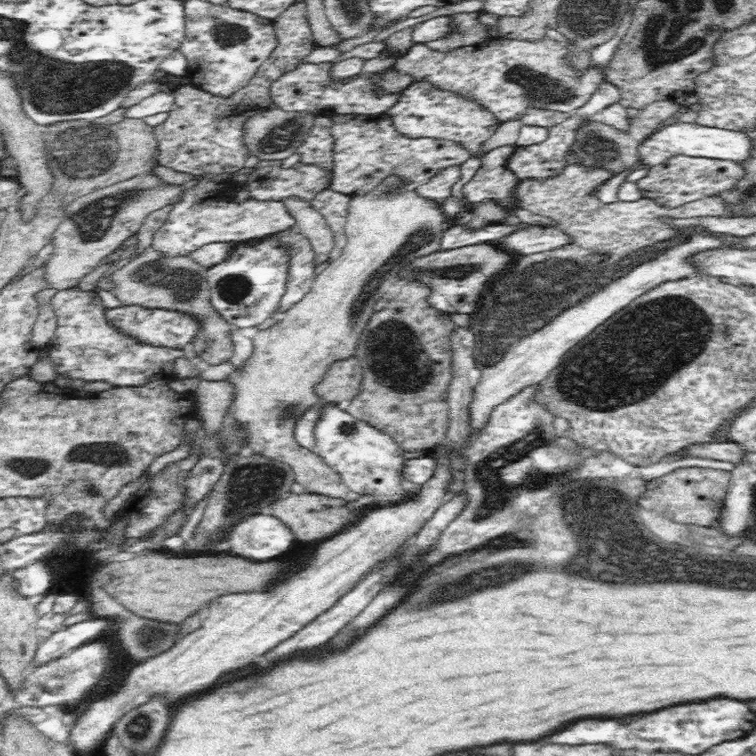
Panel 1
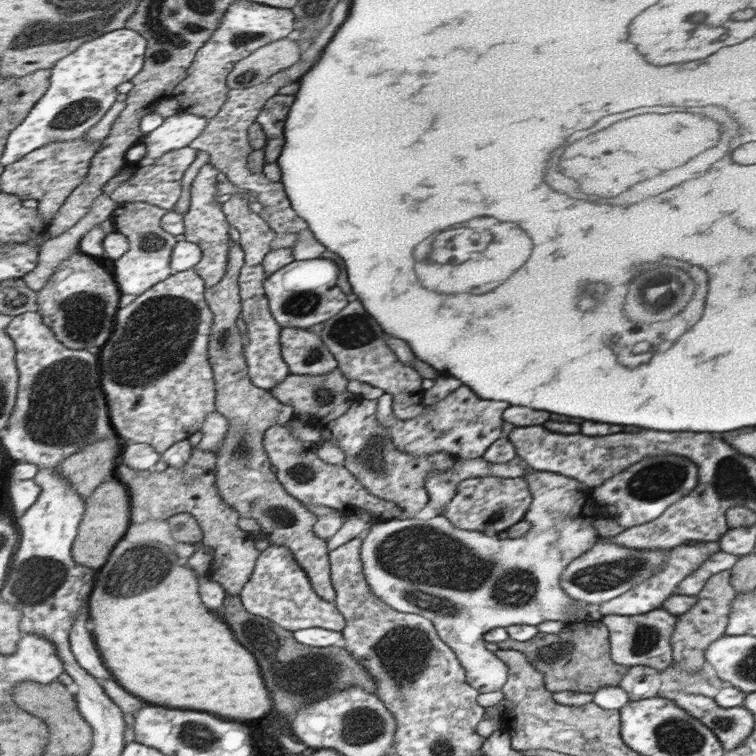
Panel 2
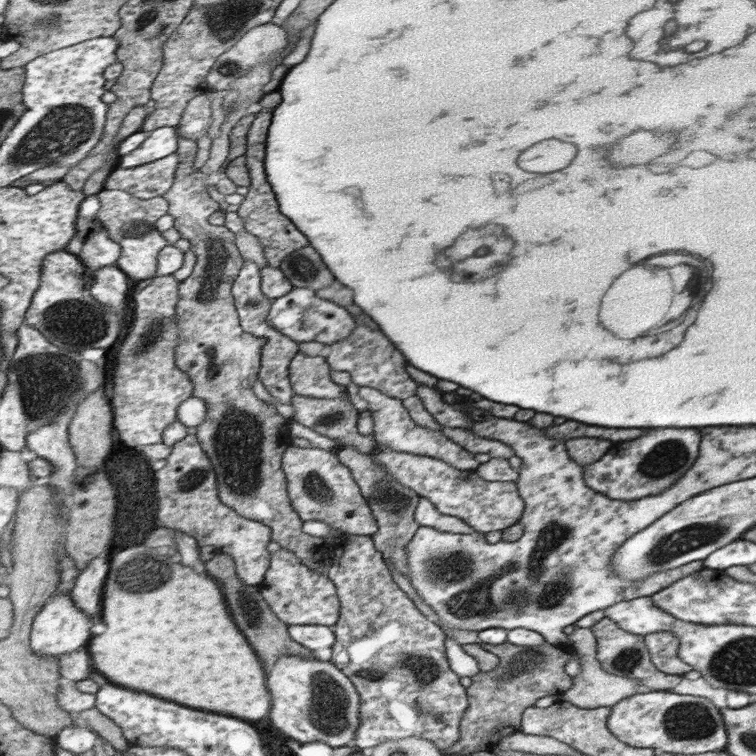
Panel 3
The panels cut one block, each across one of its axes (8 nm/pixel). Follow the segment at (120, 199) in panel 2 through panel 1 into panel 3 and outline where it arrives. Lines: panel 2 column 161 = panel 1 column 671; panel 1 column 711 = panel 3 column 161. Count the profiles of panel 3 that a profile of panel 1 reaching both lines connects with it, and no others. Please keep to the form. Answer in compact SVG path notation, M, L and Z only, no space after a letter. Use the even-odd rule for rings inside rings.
M177 152L139 168L117 166L107 180L107 190L125 190L141 200L163 198L175 186L179 166L181 158Z

